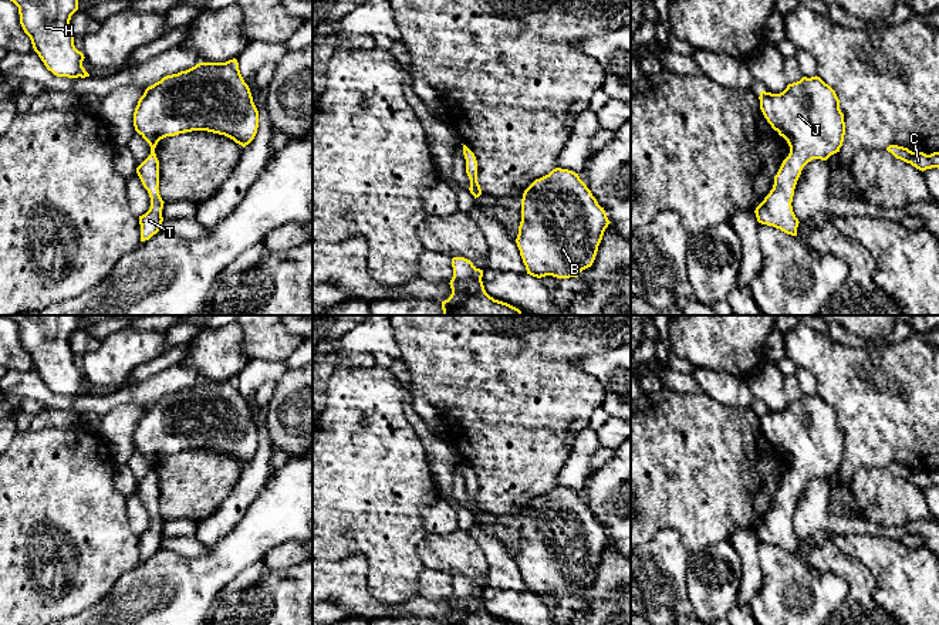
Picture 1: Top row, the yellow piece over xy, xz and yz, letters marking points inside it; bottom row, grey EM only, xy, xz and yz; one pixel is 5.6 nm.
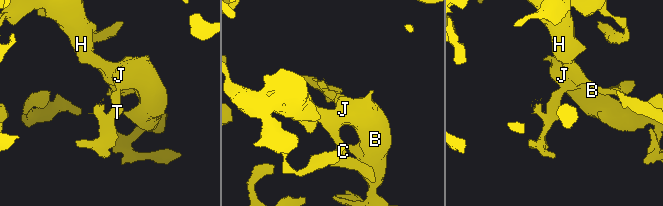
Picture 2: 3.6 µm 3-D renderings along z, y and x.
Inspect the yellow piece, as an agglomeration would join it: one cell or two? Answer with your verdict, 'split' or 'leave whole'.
leave whole

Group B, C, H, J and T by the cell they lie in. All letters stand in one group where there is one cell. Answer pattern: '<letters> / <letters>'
B C H J T

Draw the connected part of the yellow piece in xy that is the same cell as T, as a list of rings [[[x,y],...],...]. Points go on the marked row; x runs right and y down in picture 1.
[[[236,58],[226,62],[199,62],[166,75],[148,87],[134,112],[135,131],[149,143],[151,155],[136,173],[151,197],[149,210],[139,216],[141,241],[156,234],[163,222],[159,195],[158,142],[192,131],[224,135],[243,148],[259,128],[259,111]]]

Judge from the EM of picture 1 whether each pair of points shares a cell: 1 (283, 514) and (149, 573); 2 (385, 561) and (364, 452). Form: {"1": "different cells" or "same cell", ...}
{"1": "same cell", "2": "same cell"}

